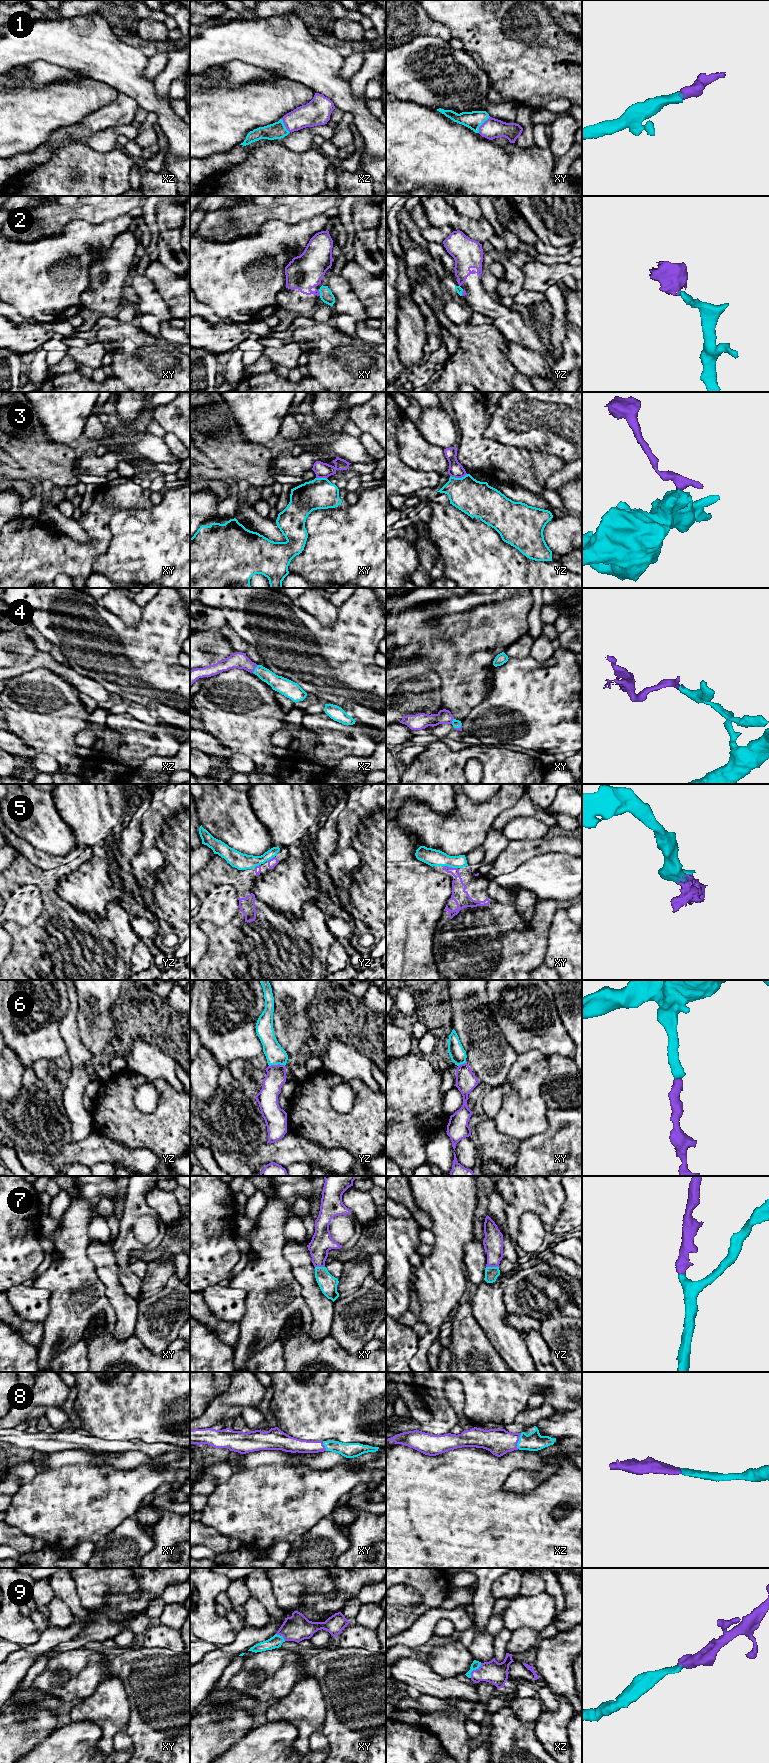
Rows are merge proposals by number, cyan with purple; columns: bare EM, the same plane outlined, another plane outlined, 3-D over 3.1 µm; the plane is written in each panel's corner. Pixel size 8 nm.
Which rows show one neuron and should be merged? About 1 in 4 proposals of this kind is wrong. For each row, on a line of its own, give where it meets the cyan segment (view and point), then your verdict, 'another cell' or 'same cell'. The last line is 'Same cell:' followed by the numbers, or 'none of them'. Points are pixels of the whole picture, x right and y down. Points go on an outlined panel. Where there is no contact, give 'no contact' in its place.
1: meets cyan in xy at (482, 123); same cell
2: meets cyan in xy at (319, 291); another cell
3: meets cyan in yz at (458, 478); another cell
4: meets cyan in xz at (255, 669); same cell
5: meets cyan in xy at (450, 866); another cell
6: meets cyan in yz at (276, 1064); same cell
7: meets cyan in yz at (492, 1267); same cell
8: meets cyan in xz at (518, 1441); same cell
9: meets cyan in xz at (474, 1669); same cell
Same cell: 1, 4, 6, 7, 8, 9

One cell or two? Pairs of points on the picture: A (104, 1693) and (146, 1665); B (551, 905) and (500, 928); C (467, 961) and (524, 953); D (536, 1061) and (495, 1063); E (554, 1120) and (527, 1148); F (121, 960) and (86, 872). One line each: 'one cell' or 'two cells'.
A: two cells
B: one cell
C: one cell
D: two cells
E: one cell
F: two cells

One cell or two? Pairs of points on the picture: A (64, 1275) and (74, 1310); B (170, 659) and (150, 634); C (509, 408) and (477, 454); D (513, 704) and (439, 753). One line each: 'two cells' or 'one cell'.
A: one cell
B: one cell
C: two cells
D: two cells

